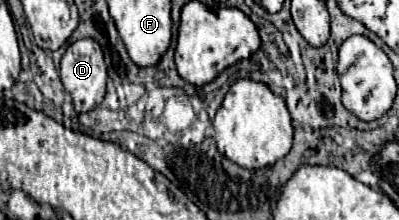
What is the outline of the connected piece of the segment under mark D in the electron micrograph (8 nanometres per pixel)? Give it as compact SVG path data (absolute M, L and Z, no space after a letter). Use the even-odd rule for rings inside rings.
M83 38L73 42L61 58L61 82L71 94L77 112L89 112L101 104L105 96L107 66L101 46Z

